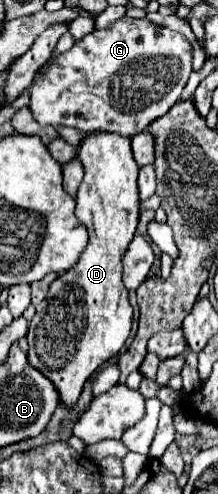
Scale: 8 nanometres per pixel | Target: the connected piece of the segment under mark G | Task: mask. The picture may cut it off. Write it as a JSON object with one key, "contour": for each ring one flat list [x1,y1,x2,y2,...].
{"contour":[[121,17,107,29,93,29,75,45,55,57,51,65,37,73,33,85,29,87,29,109,39,125,51,127,71,127,83,135,95,131,119,133,133,137,145,131,155,119,165,115,181,97,183,87,187,85,191,73,191,45,189,41,167,29,151,23,147,17,131,19]]}

